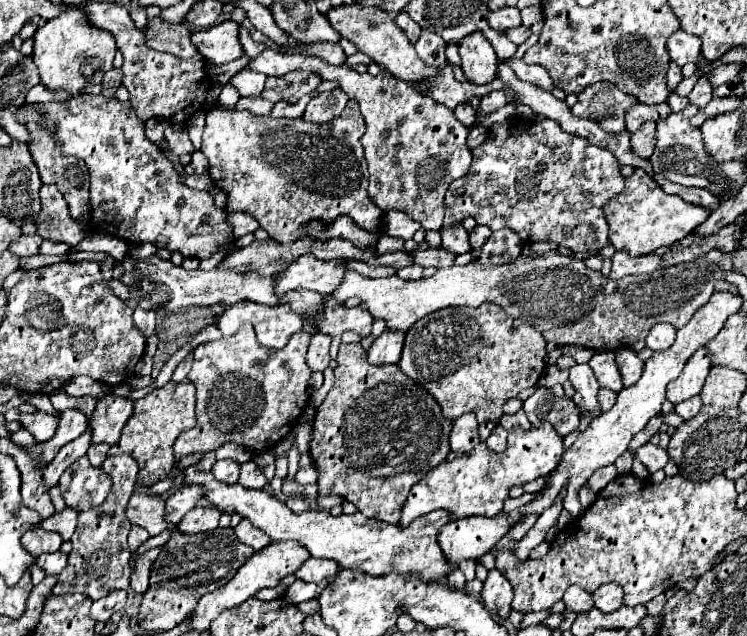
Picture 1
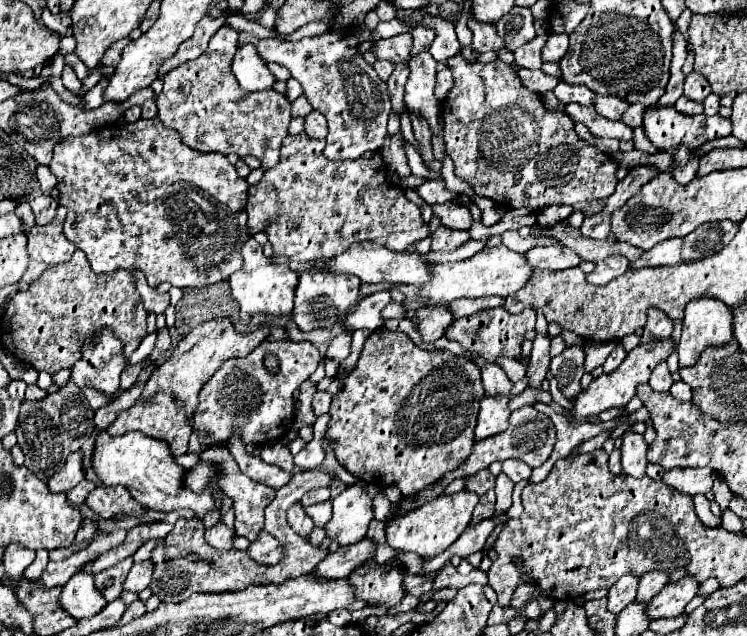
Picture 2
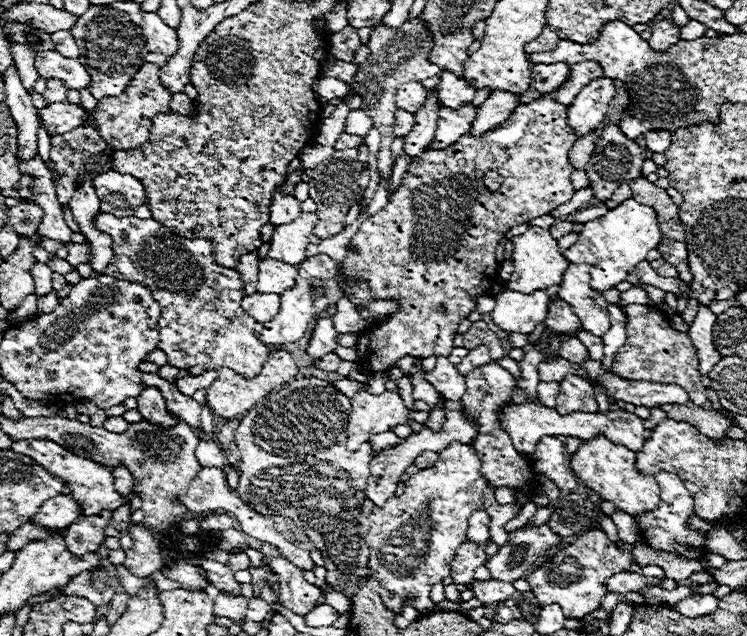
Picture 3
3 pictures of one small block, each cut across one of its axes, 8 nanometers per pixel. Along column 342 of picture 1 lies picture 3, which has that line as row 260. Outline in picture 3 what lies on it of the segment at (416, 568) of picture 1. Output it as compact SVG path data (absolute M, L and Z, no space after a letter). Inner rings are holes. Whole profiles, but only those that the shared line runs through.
M532 226L528 228L528 232L512 238L512 256L514 256L514 272L506 288L522 294L532 294L534 290L546 290L548 286L556 286L558 280L562 278L562 272L570 264L562 256L558 242L556 238L552 238L550 230L538 226Z

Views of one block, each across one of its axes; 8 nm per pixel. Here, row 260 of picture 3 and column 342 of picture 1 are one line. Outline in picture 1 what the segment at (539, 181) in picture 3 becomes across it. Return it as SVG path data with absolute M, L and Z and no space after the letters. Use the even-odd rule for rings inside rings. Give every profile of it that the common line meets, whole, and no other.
M340 344L336 362L336 382L314 416L314 432L310 440L310 456L320 474L320 494L336 492L344 500L356 504L364 516L398 524L410 488L450 454L448 438L452 420L442 414L442 408L430 398L430 392L406 378L396 364L370 364L362 344Z

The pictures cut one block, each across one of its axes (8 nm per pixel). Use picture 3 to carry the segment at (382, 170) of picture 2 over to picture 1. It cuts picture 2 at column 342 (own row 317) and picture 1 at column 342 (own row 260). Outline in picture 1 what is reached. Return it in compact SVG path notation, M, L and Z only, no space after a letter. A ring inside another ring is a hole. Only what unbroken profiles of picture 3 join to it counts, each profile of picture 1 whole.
M348 100L346 110L324 126L306 122L306 120L288 120L288 118L272 118L272 116L252 116L242 110L224 110L212 108L206 114L206 128L202 138L202 152L210 160L210 178L214 184L228 196L226 210L228 212L246 212L254 216L260 226L270 234L272 240L280 244L296 242L298 238L306 238L302 226L312 220L328 224L334 218L346 214L358 224L362 230L380 232L384 212L372 202L368 194L368 176L366 158L360 144L362 134L366 132L366 122L358 110L358 102Z

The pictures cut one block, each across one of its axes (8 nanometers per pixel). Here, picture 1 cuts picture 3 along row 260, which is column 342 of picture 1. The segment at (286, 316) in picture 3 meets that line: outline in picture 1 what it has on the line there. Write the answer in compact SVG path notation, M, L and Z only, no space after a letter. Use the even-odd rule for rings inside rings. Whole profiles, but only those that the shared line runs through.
M326 296L324 300L324 316L322 322L314 322L304 316L304 324L314 326L320 334L328 336L340 336L346 330L358 332L362 336L368 336L372 330L370 312L364 308L346 308L344 304L336 304L334 298Z

